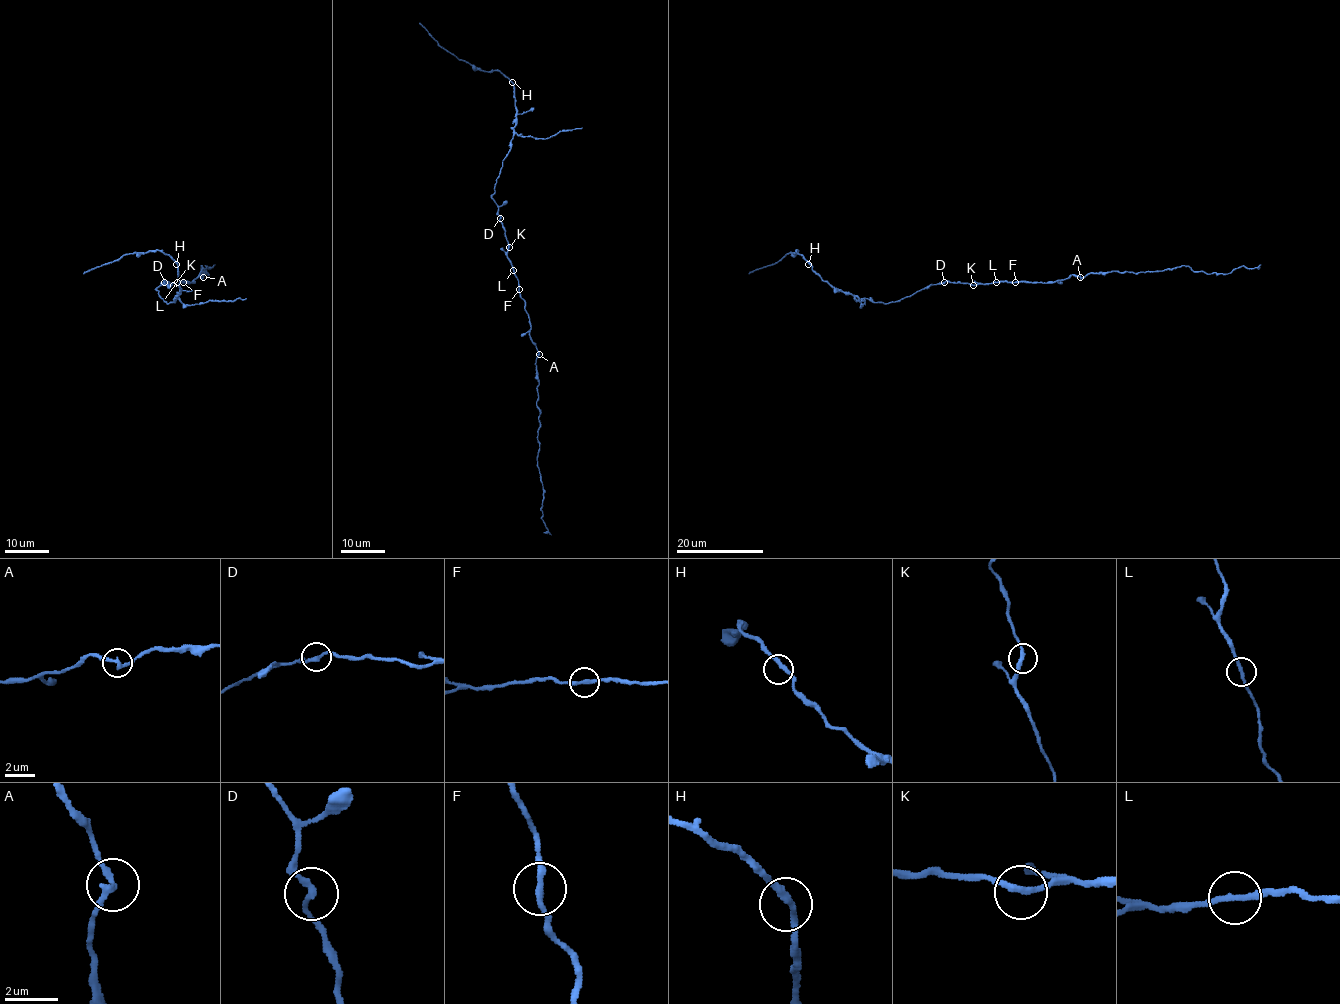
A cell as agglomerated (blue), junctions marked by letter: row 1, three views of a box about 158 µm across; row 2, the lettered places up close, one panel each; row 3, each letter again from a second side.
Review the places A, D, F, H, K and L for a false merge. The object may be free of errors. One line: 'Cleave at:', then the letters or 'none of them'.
Cleave at: none of them

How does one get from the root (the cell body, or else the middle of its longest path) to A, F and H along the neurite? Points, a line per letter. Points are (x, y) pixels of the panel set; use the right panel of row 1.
A: (973, 284), (999, 281), (1055, 282), (1071, 274), (1080, 277)
F: (973, 284), (1015, 282)
H: (973, 284), (947, 281), (931, 284), (898, 301), (875, 303), (831, 287), (808, 264)

